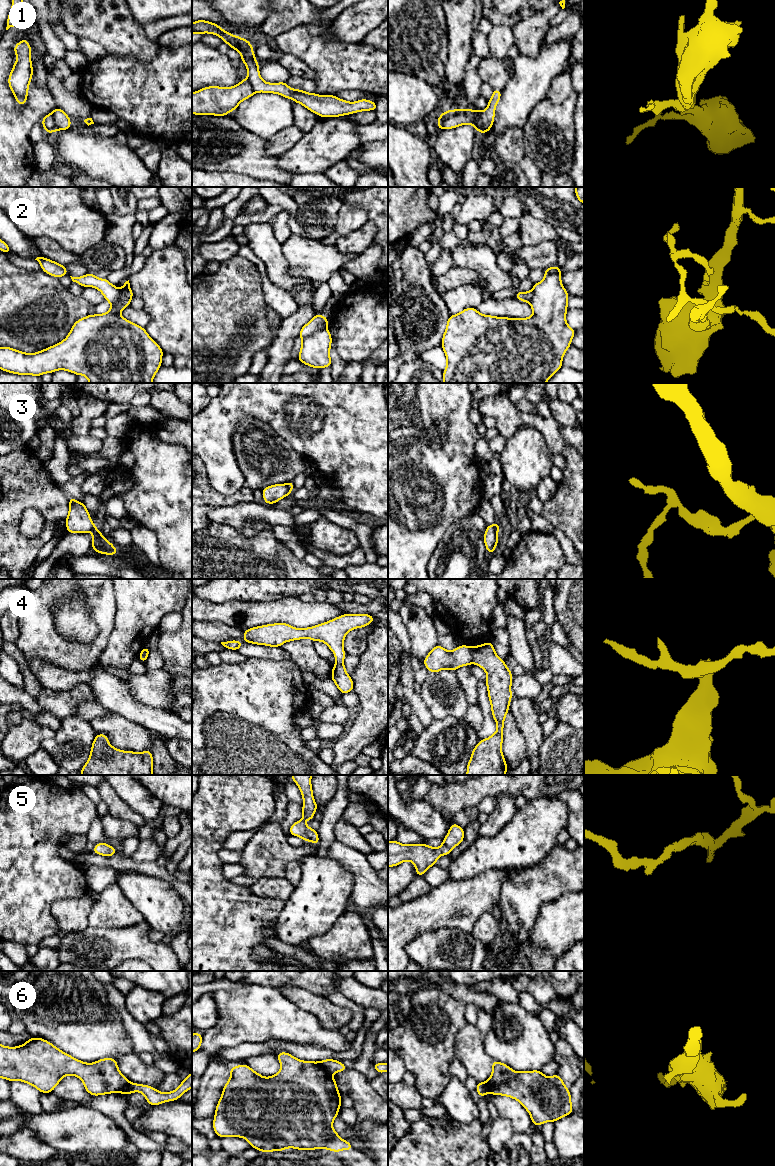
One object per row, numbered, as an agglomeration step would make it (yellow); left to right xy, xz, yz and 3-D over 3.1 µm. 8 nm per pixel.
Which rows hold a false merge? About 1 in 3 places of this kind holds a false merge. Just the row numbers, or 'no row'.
1, 2, 3, 6

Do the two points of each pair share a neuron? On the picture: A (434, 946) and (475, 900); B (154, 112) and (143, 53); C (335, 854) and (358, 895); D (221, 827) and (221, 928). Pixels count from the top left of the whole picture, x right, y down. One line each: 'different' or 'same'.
A: different
B: different
C: same
D: same

